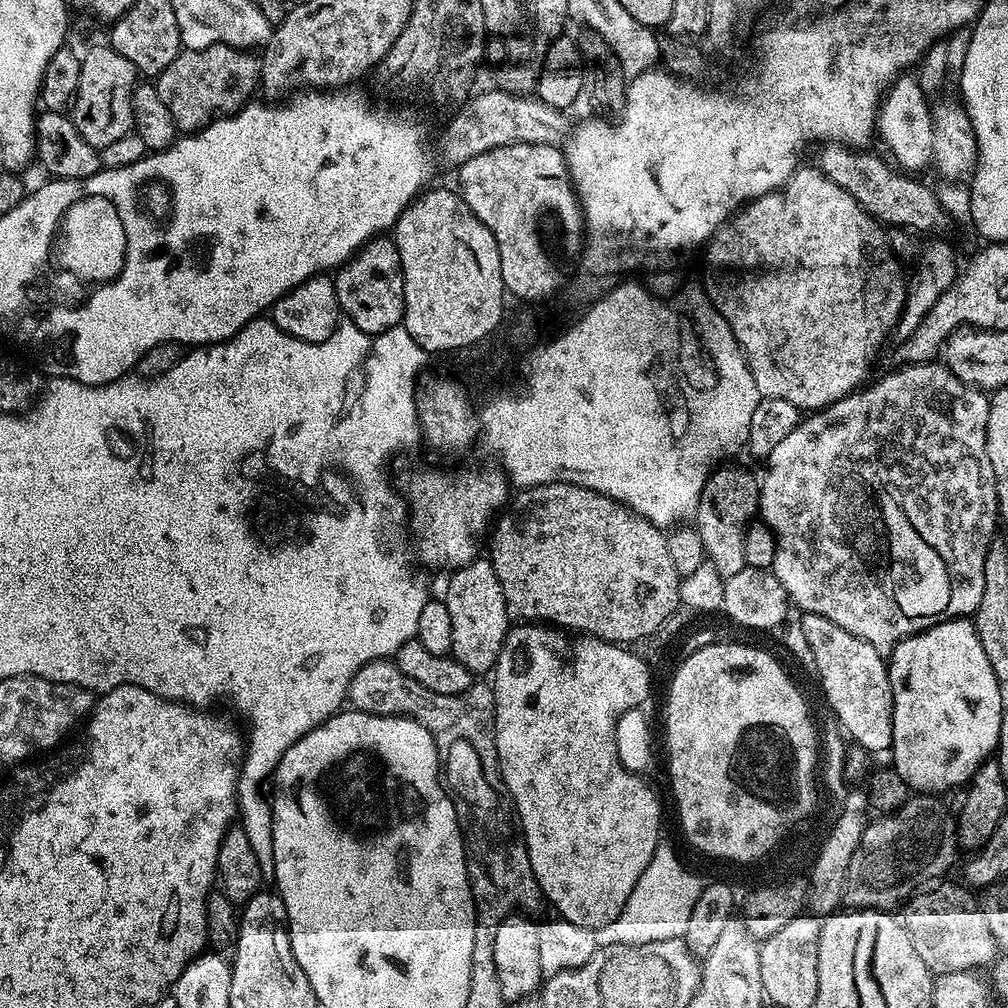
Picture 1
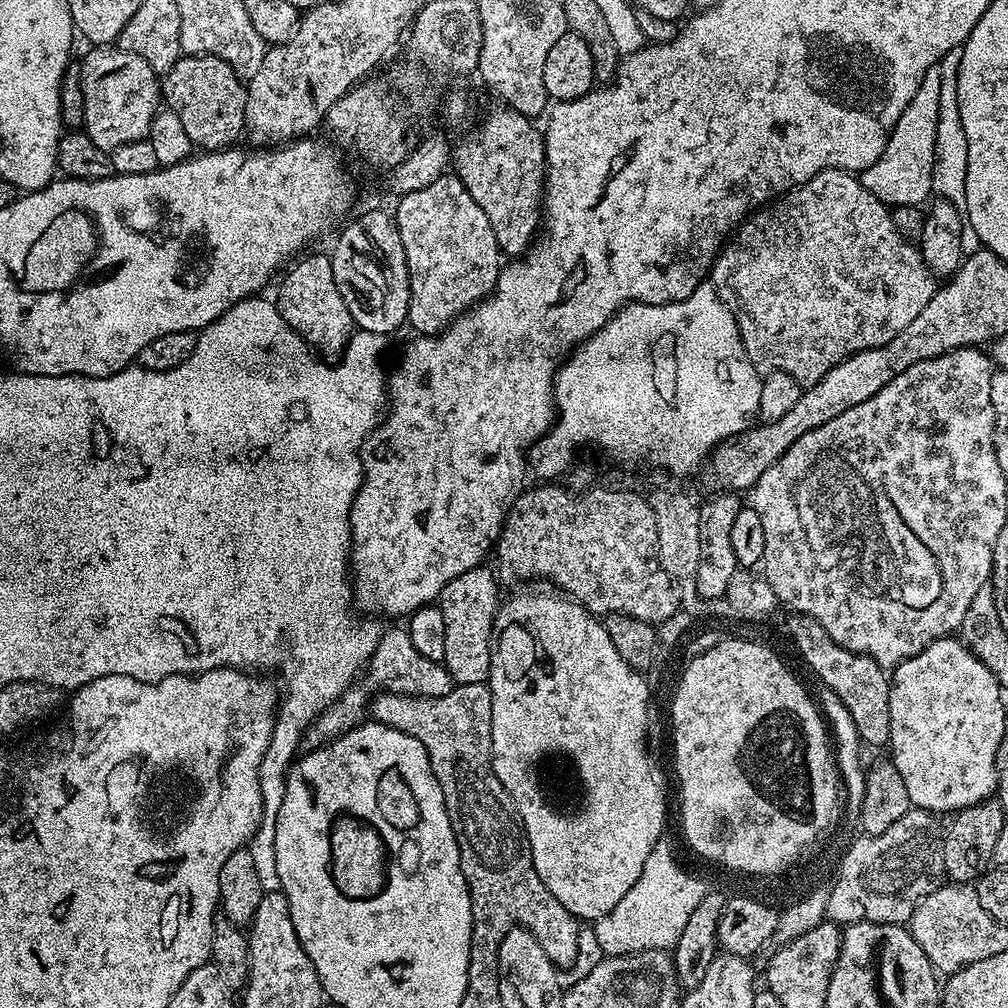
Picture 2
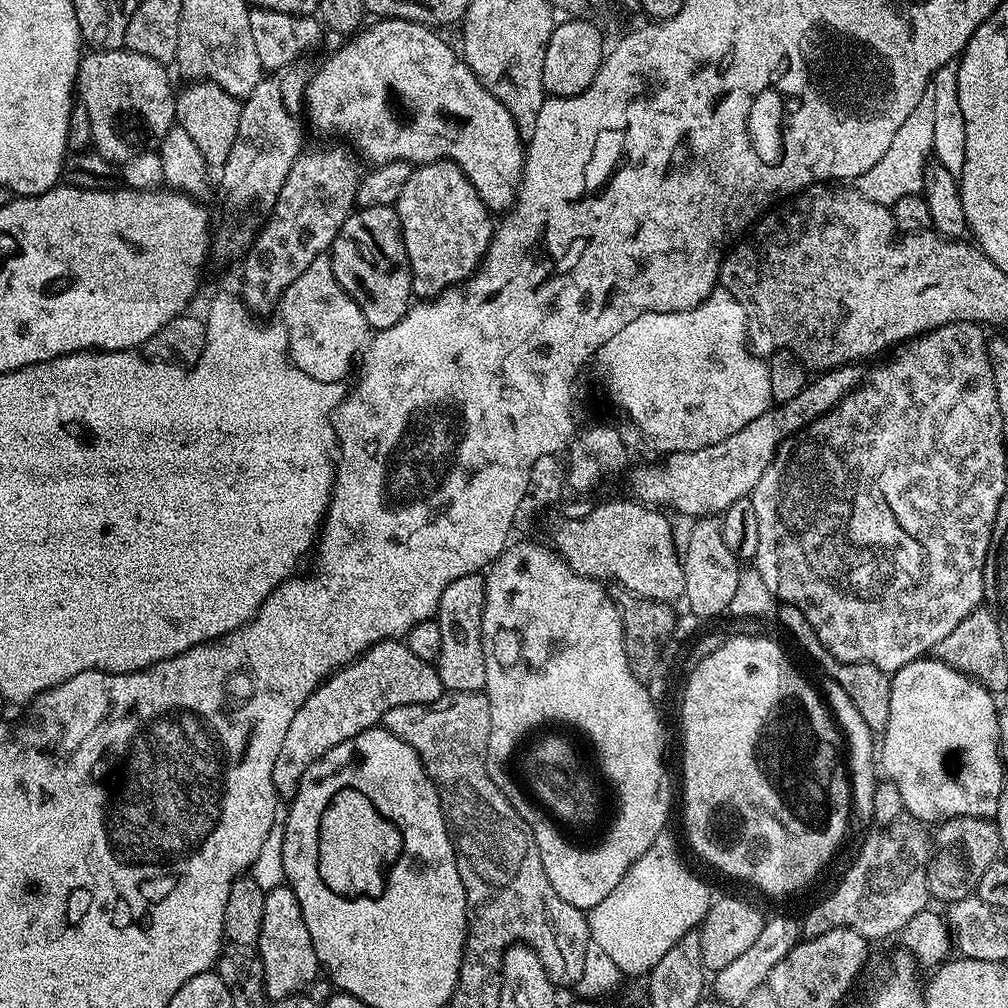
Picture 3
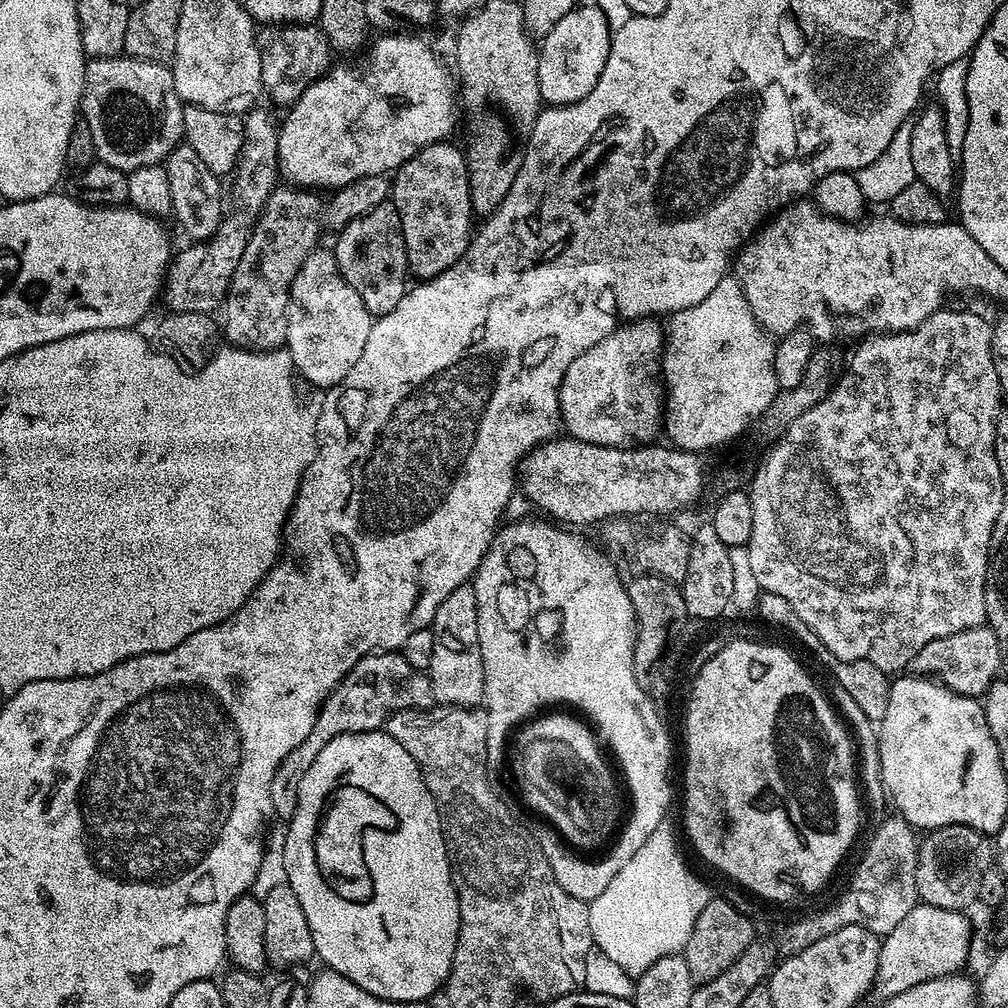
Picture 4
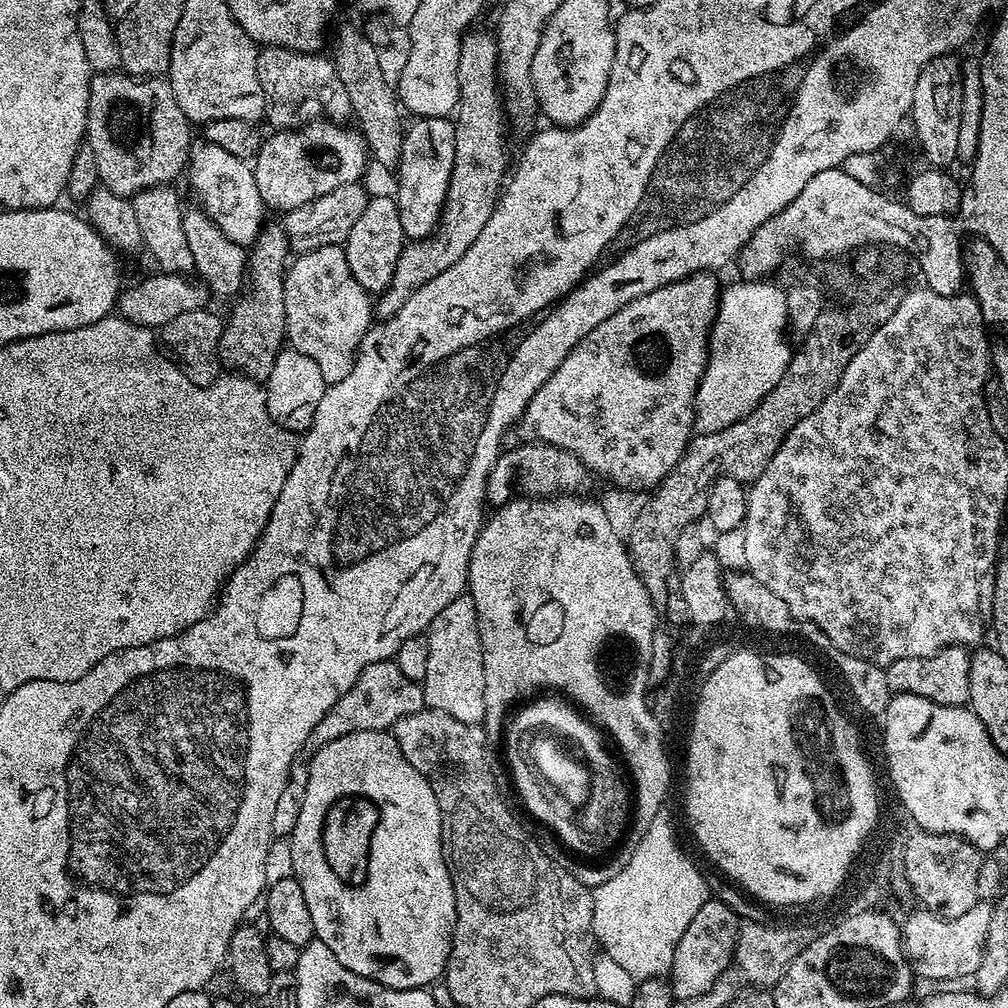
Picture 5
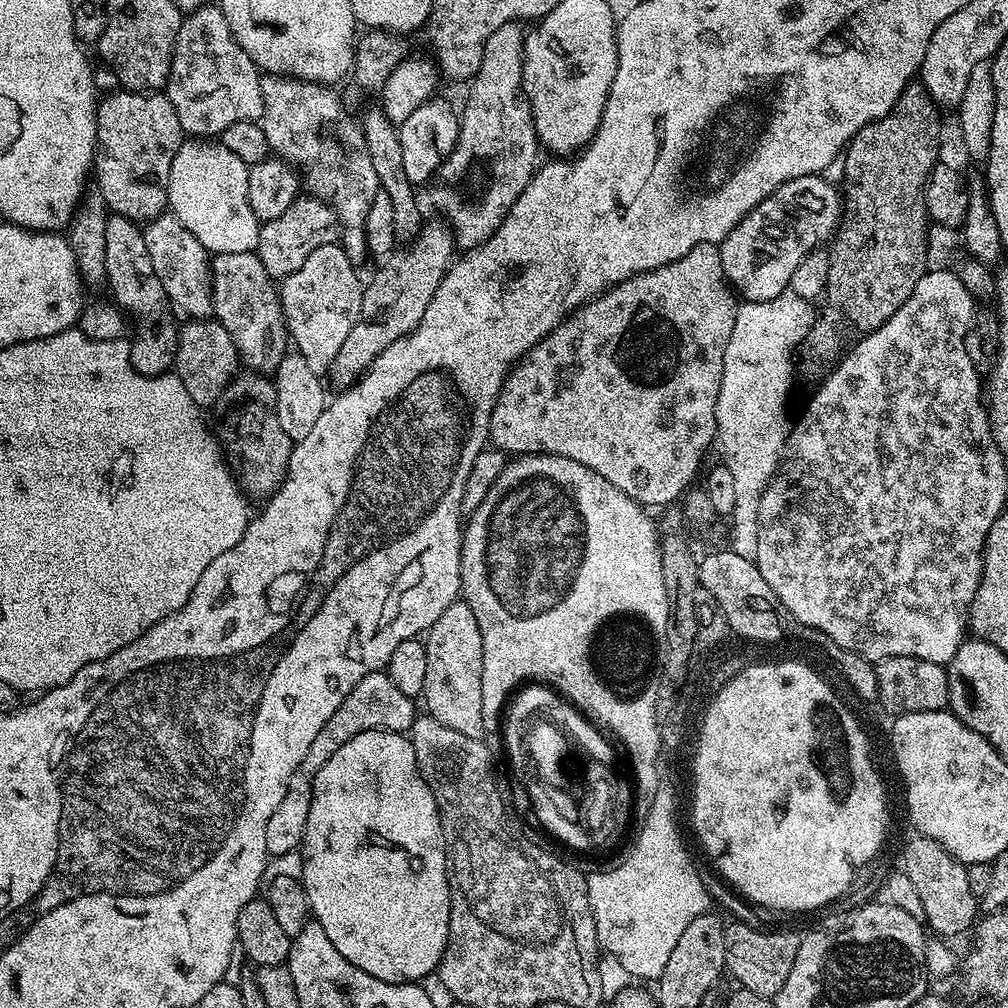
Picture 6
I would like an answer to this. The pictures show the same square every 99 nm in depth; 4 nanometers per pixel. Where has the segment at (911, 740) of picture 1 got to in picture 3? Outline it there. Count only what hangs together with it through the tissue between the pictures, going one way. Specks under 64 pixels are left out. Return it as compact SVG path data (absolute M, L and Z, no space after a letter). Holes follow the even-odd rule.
M921 658L911 660L906 666L902 666L896 672L891 673L890 679L890 722L886 722L886 730L882 733L882 739L878 744L878 760L882 765L882 772L887 779L892 780L898 786L904 803L903 811L914 820L929 822L943 822L953 820L956 816L982 816L985 818L995 817L998 810L998 794L1002 794L1002 782L1006 779L1005 761L1000 759L1000 735L998 734L998 704L995 704L993 693L983 688L977 680L971 676L954 670L949 664L943 664L935 658Z

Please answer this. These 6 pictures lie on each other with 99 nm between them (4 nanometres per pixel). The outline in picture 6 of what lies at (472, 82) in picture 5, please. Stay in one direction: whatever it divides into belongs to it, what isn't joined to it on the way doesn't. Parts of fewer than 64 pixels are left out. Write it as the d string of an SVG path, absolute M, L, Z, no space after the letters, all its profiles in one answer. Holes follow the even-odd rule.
M425 223L409 244L412 244L409 248L399 247L393 251L383 261L385 264L373 274L372 281L364 284L360 317L358 322L354 322L354 330L346 334L346 342L342 342L342 350L338 350L330 369L336 390L351 388L384 353L386 346L410 335L420 325L426 306L434 298L445 272L453 263L454 237L447 223Z

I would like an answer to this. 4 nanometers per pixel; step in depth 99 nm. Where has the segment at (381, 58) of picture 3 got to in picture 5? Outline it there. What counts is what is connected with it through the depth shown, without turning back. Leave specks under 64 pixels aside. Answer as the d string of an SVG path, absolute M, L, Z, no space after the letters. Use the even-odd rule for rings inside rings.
M312 118L299 130L276 130L273 136L263 141L252 164L254 179L261 194L265 209L272 208L277 214L290 210L298 210L298 206L306 206L306 202L314 202L314 198L322 198L322 194L330 194L330 190L338 190L338 186L355 184L364 172L364 163L369 163L368 147L364 135L359 130L348 129L327 118Z

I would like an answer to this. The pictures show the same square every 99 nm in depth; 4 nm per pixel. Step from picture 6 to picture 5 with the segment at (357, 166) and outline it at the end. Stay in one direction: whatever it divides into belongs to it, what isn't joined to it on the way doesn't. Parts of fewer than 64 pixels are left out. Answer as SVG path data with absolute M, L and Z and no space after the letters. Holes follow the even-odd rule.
M264 46L256 53L256 65L258 82L264 95L263 119L269 120L273 129L299 129L309 118L321 115L319 106L324 108L327 119L340 124L352 116L350 94L327 55Z

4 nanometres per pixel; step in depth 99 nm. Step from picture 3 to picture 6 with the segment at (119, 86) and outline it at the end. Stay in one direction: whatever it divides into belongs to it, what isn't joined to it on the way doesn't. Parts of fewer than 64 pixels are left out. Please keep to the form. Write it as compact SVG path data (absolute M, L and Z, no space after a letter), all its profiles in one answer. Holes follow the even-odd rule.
M163 91L109 92L96 106L96 155L94 157L94 183L102 190L102 198L108 203L109 213L125 216L137 222L153 220L169 207L167 183L174 156L186 140L182 122L174 114L174 106Z

